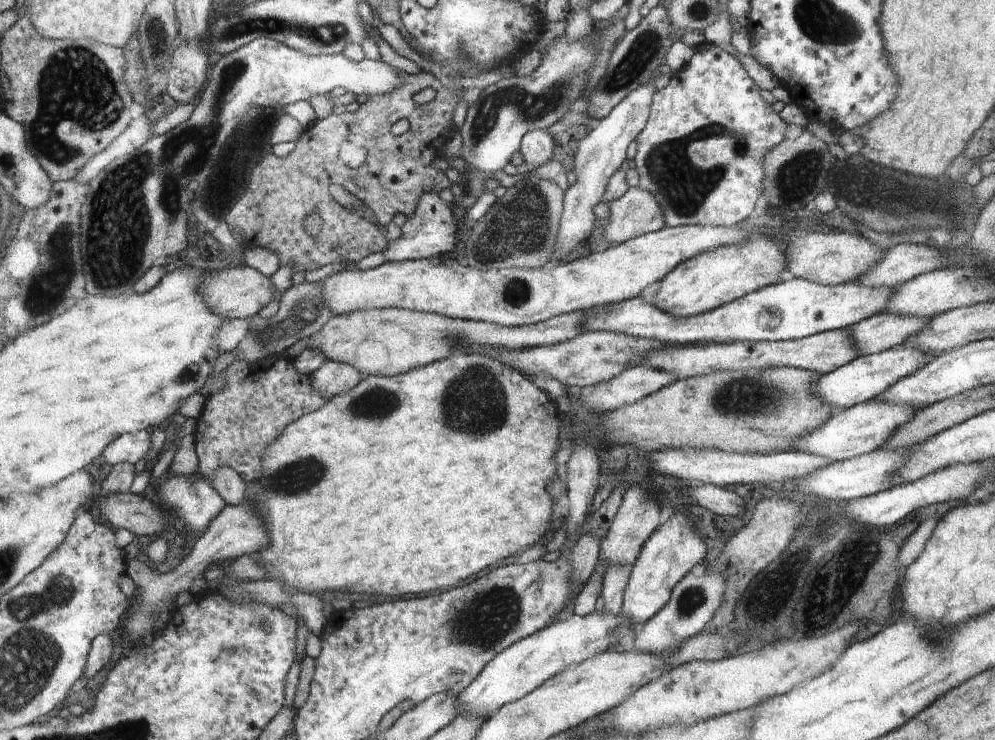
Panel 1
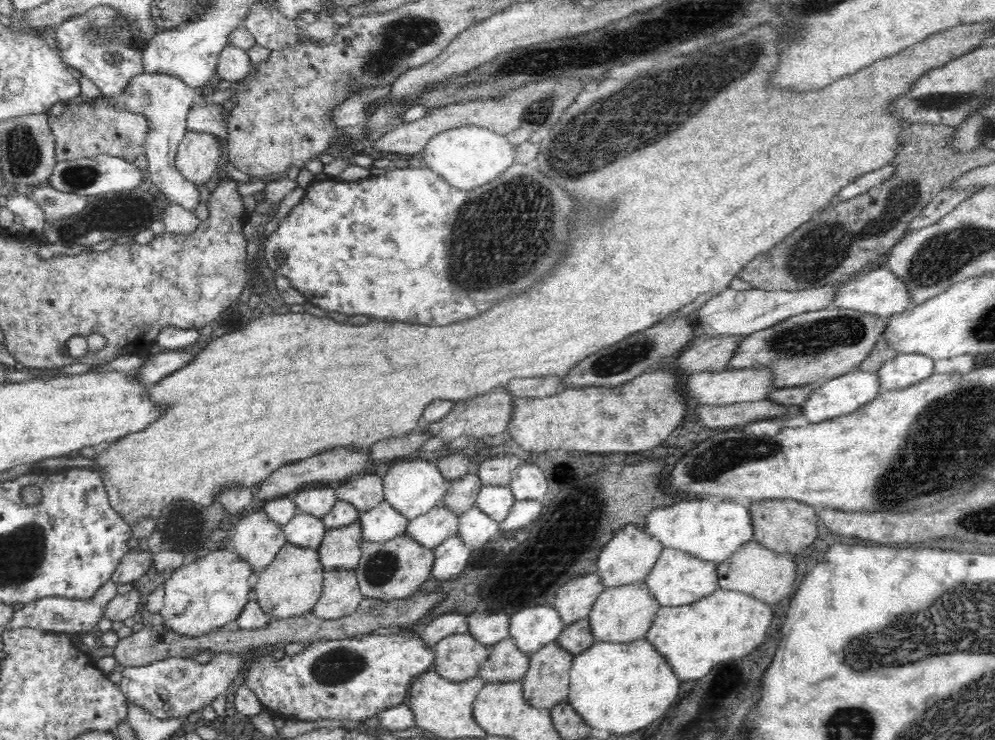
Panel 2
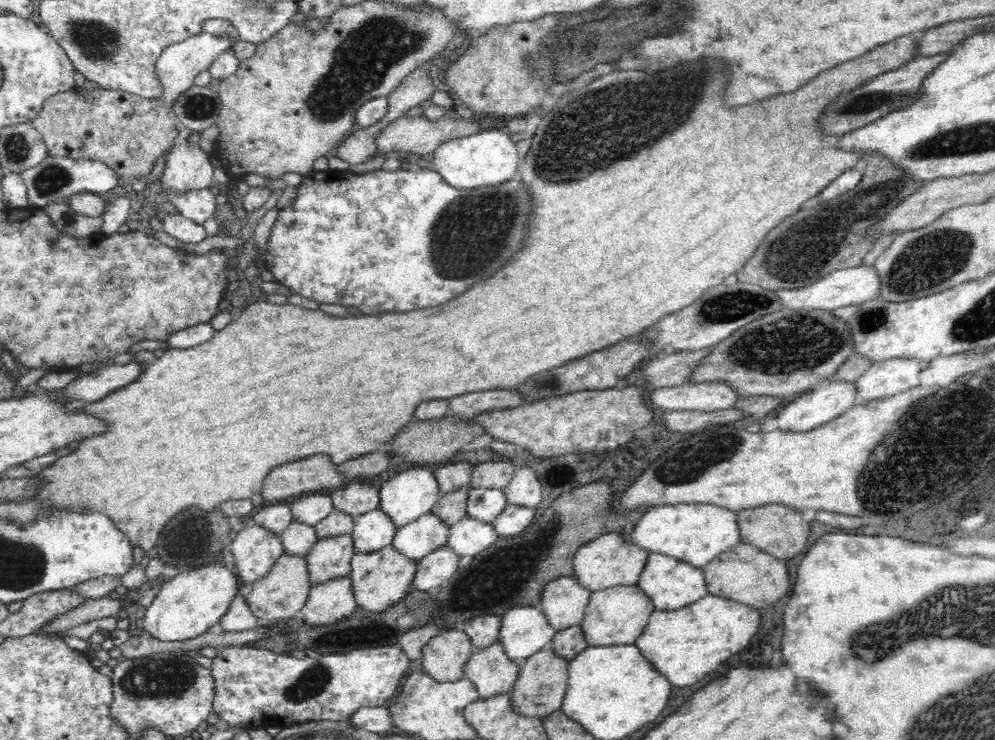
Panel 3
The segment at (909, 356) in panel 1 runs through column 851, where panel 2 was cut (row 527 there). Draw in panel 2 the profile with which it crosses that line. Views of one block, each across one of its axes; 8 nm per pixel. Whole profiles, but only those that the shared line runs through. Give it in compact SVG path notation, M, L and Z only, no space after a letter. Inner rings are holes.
M383 501L375 508L361 512L358 516L364 541L383 543L396 535L404 534L409 520L388 502Z

